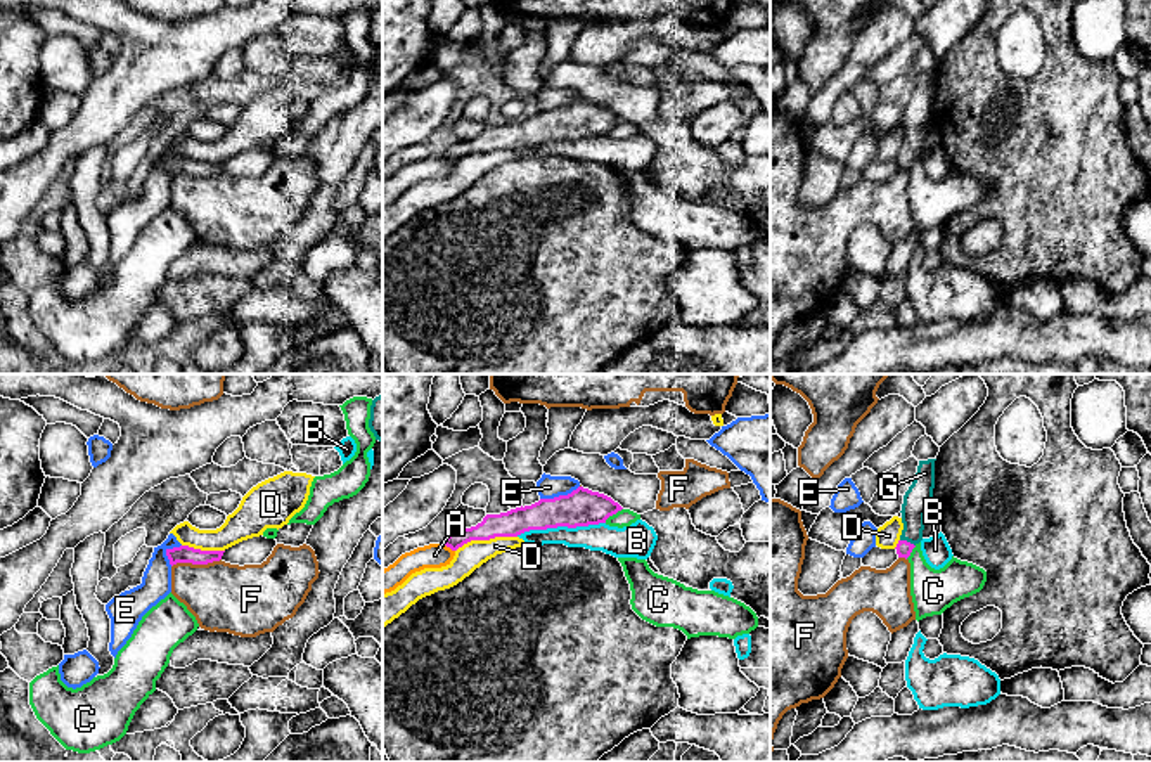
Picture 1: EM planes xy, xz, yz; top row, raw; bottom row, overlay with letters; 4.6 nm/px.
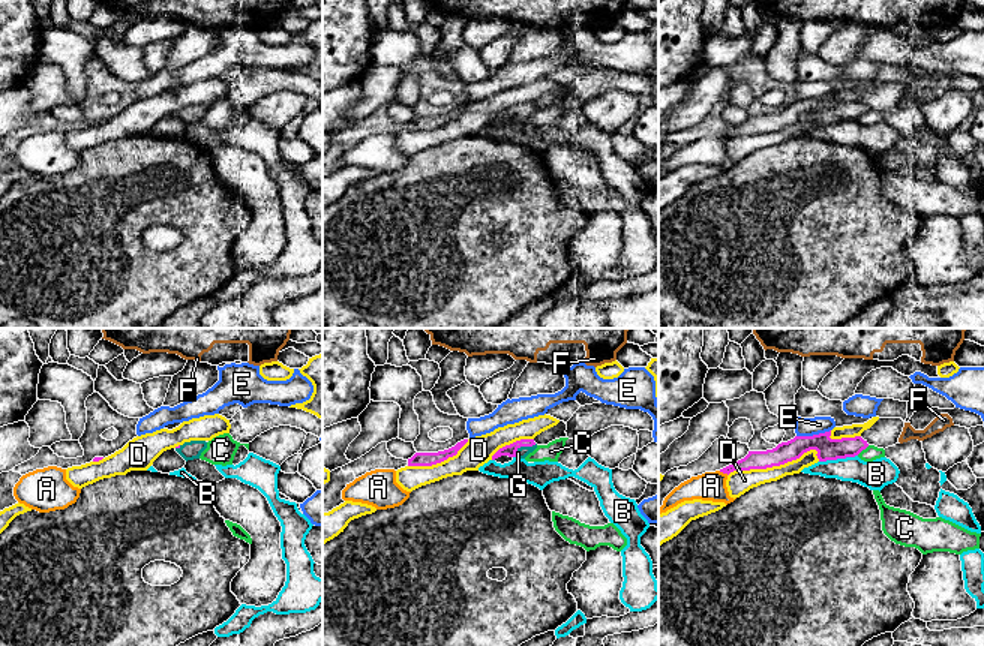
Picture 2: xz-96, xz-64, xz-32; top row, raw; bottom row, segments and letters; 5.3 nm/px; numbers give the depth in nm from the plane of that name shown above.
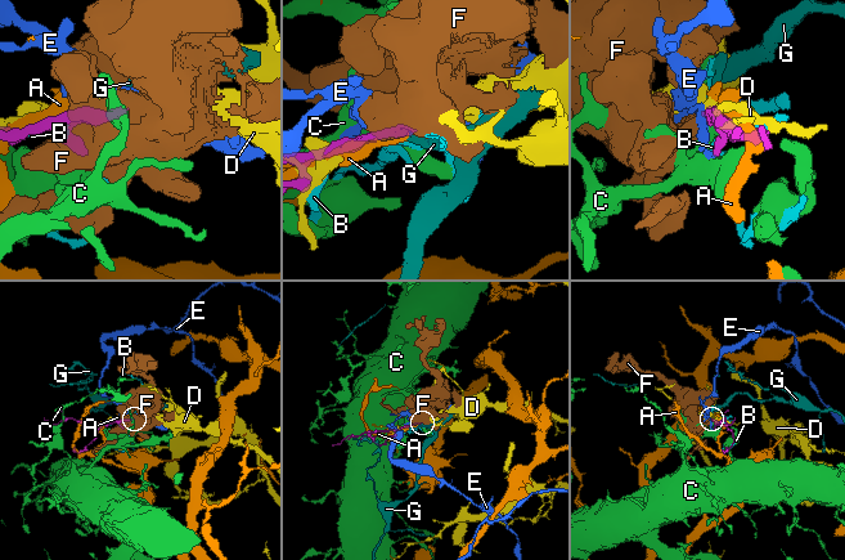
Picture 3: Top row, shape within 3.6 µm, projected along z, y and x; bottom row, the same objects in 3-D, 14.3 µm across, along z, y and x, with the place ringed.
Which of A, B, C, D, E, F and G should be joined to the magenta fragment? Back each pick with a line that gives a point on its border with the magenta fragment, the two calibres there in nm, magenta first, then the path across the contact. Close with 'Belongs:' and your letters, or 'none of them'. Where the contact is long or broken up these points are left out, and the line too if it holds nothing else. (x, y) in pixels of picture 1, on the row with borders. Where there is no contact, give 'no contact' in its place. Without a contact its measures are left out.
G: contact yz (906, 541); calibres 70 and 140 nm
Belongs: G

